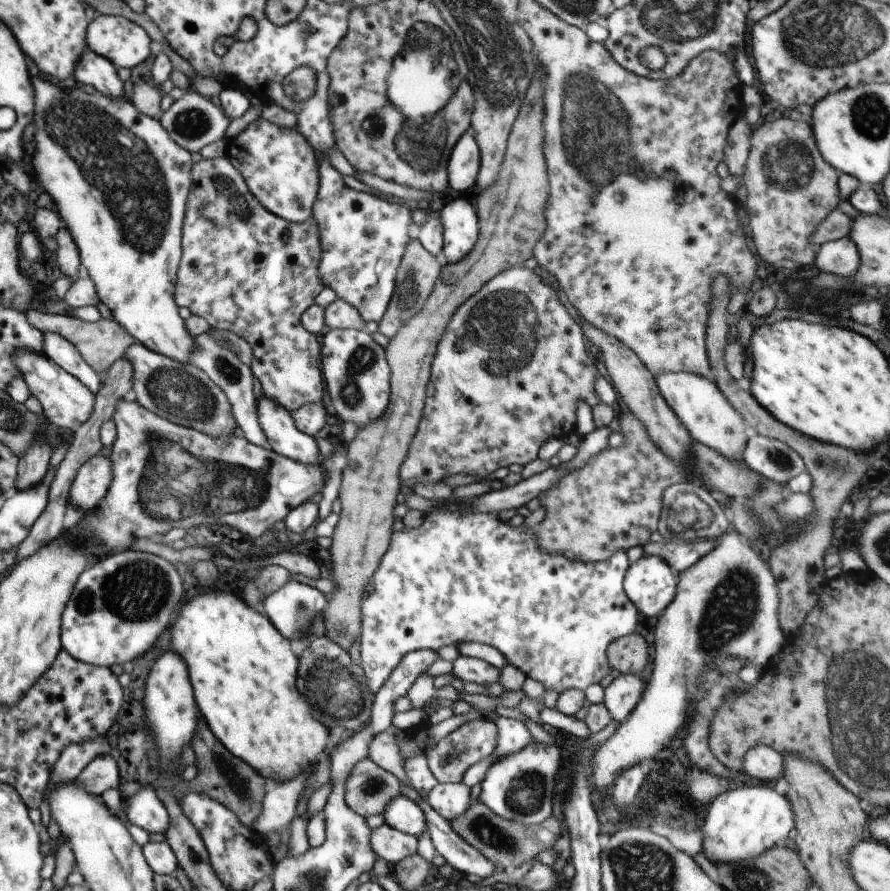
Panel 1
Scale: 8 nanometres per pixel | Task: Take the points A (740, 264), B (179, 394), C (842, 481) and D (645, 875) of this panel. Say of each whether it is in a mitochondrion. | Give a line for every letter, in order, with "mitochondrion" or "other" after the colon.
A: other
B: mitochondrion
C: other
D: mitochondrion

